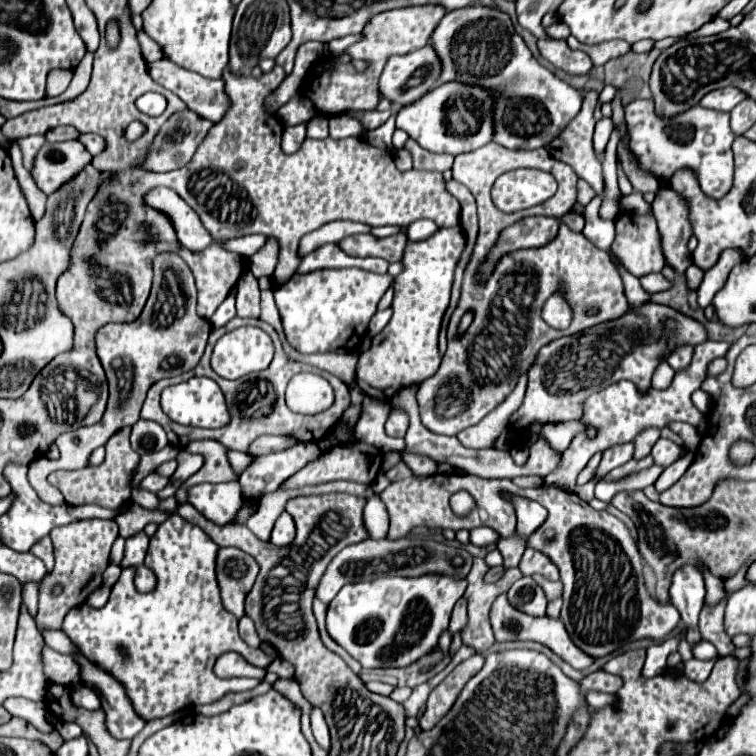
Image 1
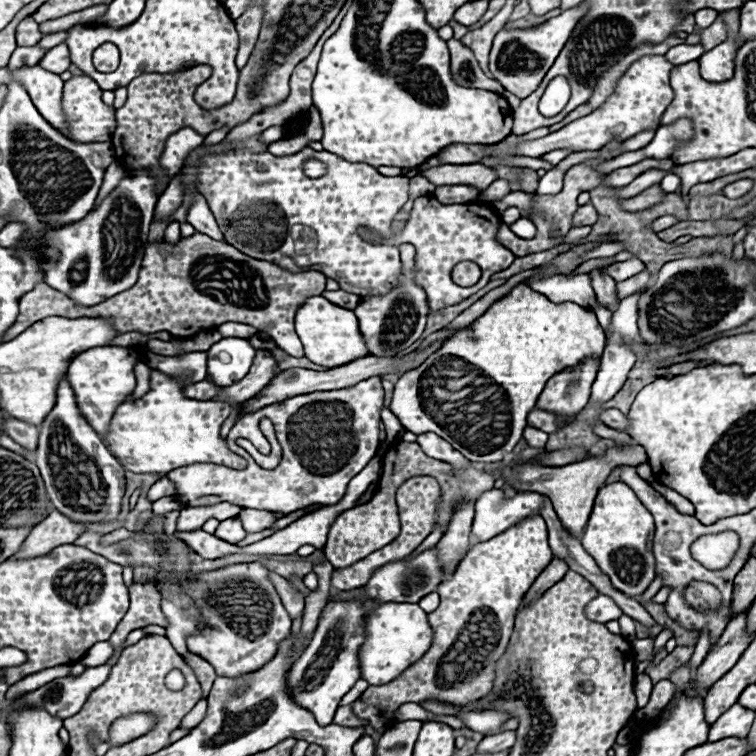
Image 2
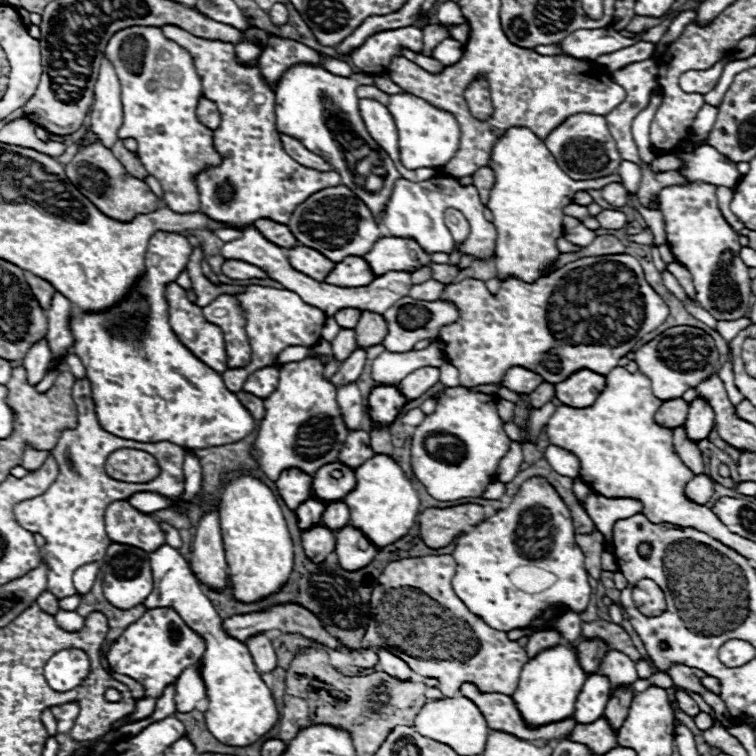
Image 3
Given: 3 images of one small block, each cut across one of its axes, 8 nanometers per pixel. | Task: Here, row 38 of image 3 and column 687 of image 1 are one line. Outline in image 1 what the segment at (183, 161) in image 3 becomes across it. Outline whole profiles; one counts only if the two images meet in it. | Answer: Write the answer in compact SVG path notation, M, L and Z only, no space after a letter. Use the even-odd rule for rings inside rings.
M634 100L624 106L624 114L630 134L630 150L642 170L650 172L656 180L666 182L676 170L688 168L698 178L702 192L710 198L722 198L730 190L734 176L730 146L736 136L730 130L728 114L694 106L682 114L668 118L666 122L666 118L656 116L652 100Z

